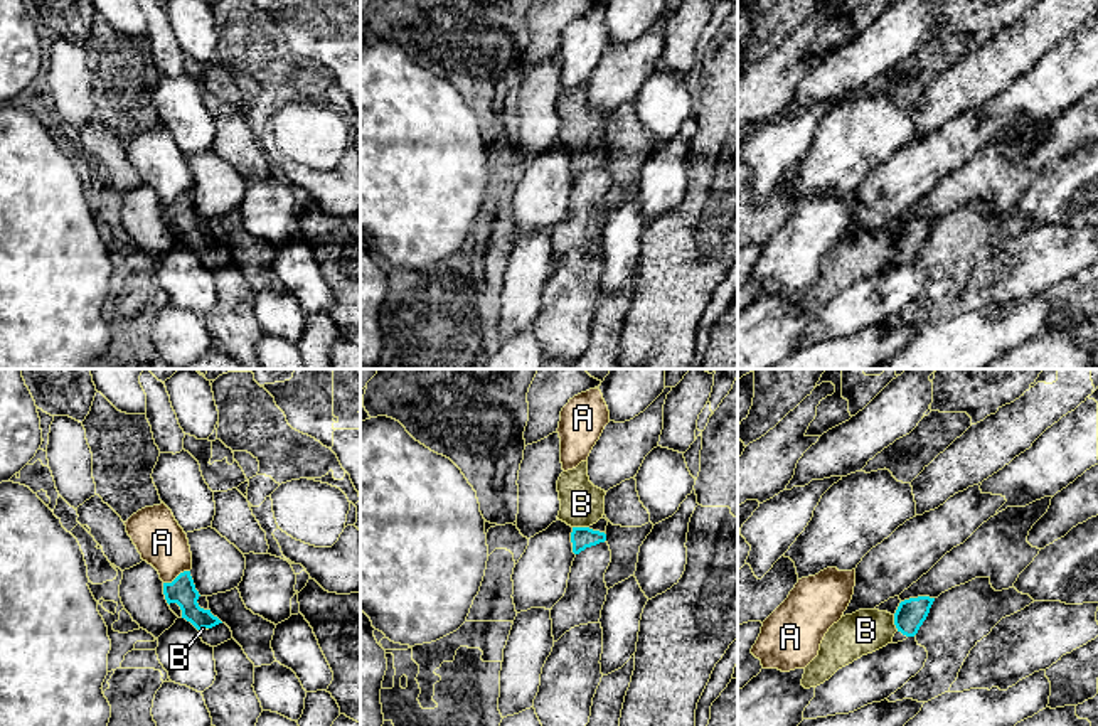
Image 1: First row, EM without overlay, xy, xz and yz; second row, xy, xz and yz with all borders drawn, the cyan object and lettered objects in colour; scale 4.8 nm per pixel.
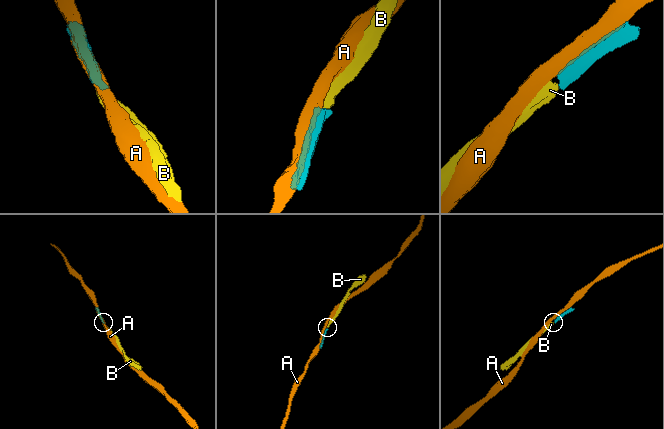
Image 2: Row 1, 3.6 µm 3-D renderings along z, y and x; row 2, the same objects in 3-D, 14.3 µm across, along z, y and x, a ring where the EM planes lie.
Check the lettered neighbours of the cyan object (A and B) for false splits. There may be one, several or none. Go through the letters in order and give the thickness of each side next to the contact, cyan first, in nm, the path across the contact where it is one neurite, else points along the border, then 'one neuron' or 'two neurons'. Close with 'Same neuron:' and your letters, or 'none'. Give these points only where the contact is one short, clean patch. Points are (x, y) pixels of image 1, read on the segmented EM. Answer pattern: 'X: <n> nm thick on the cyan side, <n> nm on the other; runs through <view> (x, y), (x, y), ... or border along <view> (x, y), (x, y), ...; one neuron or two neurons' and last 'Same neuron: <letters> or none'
A: 130 nm thick on the cyan side, 240 nm on the other; two neurons
B: 110 nm thick on the cyan side, 200 nm on the other; one neuron
Same neuron: B

